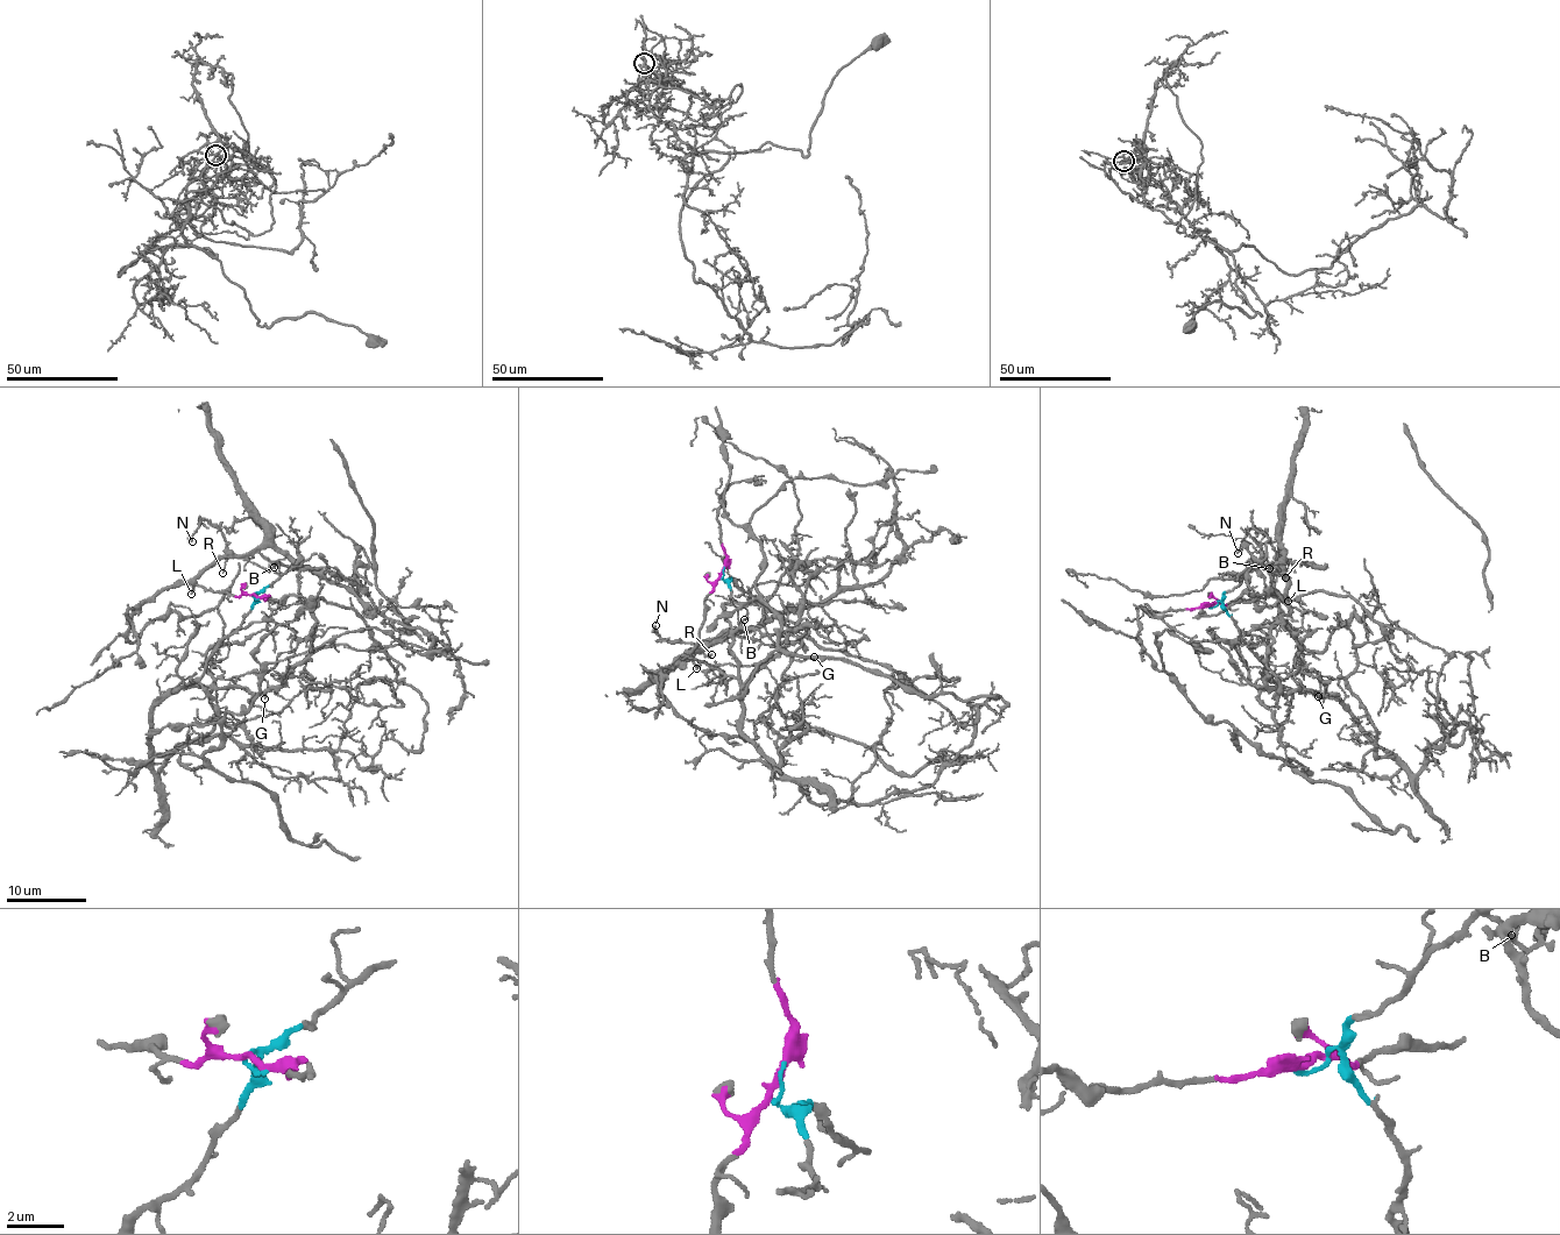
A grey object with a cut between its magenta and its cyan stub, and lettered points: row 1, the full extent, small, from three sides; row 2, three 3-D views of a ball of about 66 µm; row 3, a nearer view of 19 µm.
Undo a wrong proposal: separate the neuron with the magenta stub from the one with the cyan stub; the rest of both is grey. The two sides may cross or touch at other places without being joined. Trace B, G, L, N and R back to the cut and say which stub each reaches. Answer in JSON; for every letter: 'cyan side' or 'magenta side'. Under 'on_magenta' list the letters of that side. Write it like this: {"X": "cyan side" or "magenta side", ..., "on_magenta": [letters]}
{"B": "magenta side", "G": "cyan side", "L": "magenta side", "N": "magenta side", "R": "magenta side", "on_magenta": ["B", "L", "N", "R"]}

